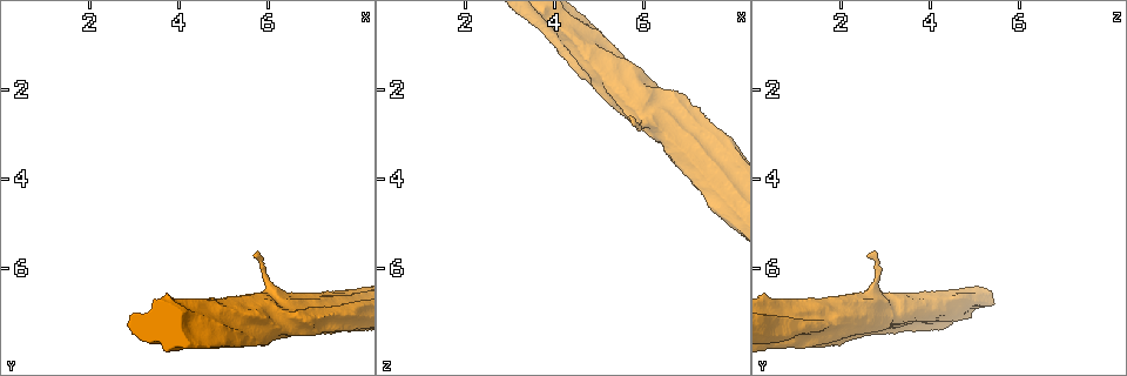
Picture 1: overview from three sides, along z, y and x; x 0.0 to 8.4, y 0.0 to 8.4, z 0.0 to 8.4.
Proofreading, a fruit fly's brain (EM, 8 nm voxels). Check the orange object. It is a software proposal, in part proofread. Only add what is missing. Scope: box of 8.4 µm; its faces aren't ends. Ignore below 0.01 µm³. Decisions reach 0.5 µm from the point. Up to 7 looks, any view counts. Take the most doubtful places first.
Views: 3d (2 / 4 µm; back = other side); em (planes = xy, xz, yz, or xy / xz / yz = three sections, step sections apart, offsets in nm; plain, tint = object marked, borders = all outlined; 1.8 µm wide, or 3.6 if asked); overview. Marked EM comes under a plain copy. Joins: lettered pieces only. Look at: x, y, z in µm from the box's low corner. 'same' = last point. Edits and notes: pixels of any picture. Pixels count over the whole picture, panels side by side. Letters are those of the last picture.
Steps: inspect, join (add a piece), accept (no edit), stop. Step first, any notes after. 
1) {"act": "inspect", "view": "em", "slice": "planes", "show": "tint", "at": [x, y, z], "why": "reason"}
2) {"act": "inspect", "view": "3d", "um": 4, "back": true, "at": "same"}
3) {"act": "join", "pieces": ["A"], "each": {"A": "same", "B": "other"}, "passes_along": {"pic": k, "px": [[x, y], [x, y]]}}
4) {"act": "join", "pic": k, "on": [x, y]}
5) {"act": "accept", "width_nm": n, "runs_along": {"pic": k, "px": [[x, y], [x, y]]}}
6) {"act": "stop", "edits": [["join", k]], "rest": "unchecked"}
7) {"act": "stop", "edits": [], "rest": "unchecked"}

{"act": "inspect", "view": "3d", "um": 2, "back": true, "at": [5.70, 5.70, 2.55], "why": "thin end"}

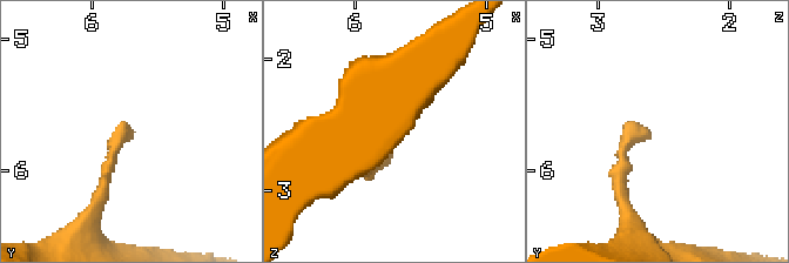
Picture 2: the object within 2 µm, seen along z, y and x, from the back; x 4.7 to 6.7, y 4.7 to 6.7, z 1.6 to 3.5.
{"act": "inspect", "view": "em", "slice": "xy", "step": 8, "show": "tint", "at": [5.70, 5.68, 2.64]}

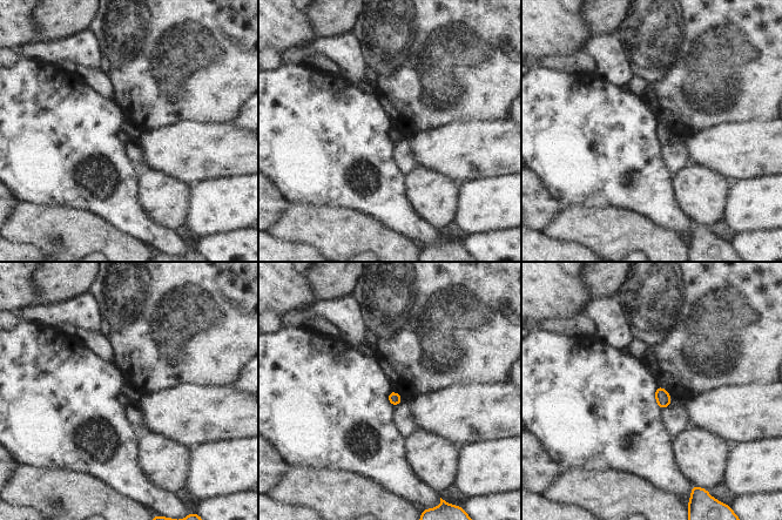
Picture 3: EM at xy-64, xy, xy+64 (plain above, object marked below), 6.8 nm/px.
{"act": "inspect", "view": "em", "slice": "planes", "show": "borders", "at": "same"}

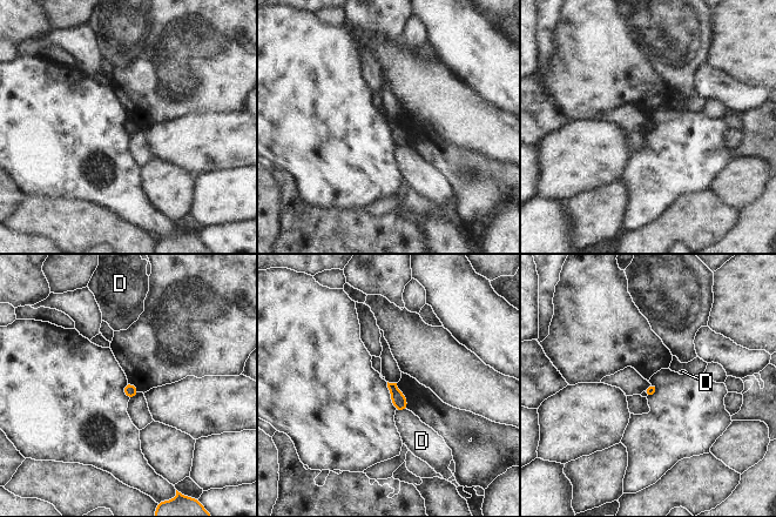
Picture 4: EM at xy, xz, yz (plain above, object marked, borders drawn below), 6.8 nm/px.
{"act": "accept", "width_nm": 70, "each": {"D": "other"}, "border": {"pic": 4, "px": [[396, 409], [406, 410]]}, "found": "no lettered piece goes on from it"}

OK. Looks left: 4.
{"act": "inspect", "view": "em", "um": 3.6, "slice": "planes", "show": "borders", "at": [5.30, 7.80, 1.10], "why": "branch stops here"}

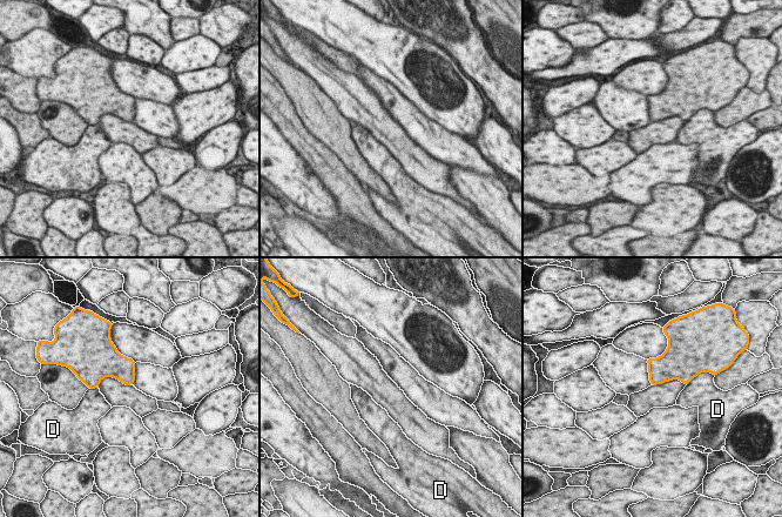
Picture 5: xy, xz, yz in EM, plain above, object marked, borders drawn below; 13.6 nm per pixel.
{"act": "accept", "longest_contact_nm": ["D", 120], "each": {"D": "other"}, "border": {"pic": 5, "px": [[96, 387], [89, 389]]}, "found": "no lettered piece goes on from it"}

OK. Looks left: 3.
{"act": "inspect", "view": "em", "um": 3.6, "slice": "planes", "show": "borders", "at": [7.50, 7.35, 2.95], "why": "free end"}

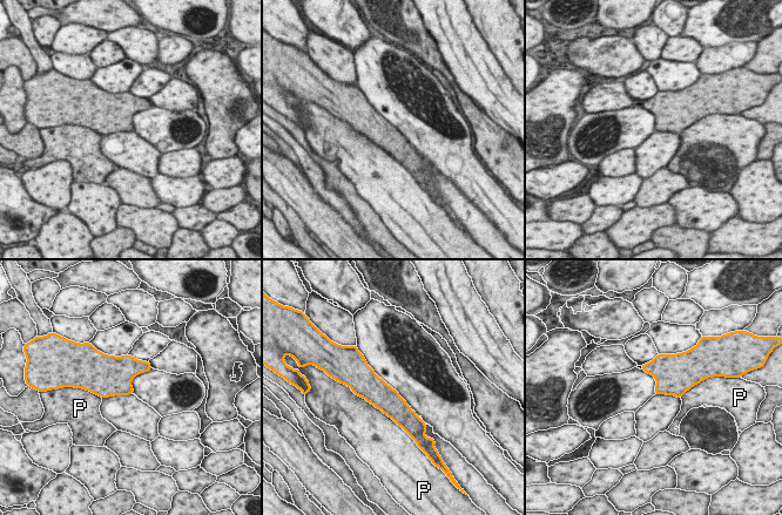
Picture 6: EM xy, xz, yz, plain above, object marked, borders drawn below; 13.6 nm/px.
{"act": "accept", "each": {"P": "other"}, "border": {"pic": 6, "px": [[354, 392], [379, 408], [404, 429]]}, "found": "no lettered piece goes on from it"}

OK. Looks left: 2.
{"act": "stop", "edits": [], "rest": "unchecked"}

